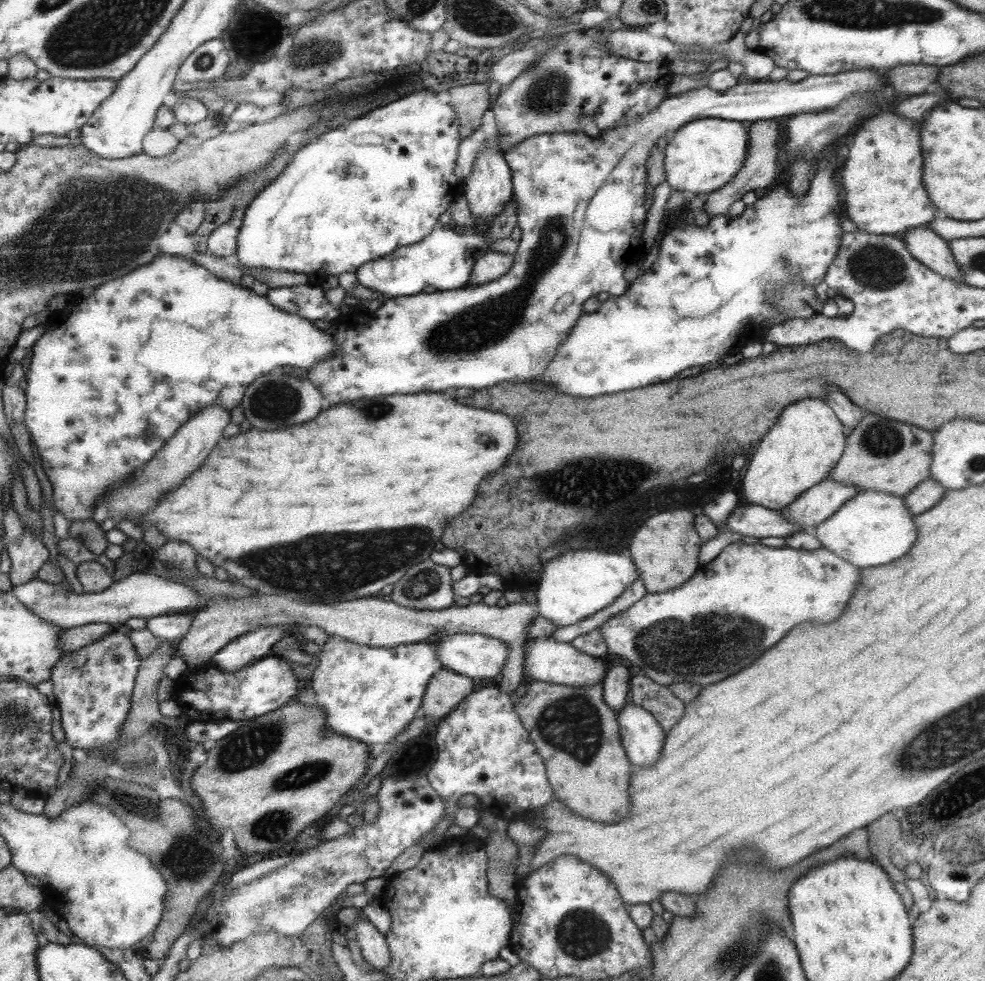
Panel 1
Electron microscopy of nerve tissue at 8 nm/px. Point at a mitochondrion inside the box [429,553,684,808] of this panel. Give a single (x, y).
(570, 723)

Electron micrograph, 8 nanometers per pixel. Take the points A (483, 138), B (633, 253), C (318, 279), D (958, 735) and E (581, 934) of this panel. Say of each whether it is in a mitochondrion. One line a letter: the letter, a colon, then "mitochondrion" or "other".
A: other
B: other
C: other
D: mitochondrion
E: mitochondrion

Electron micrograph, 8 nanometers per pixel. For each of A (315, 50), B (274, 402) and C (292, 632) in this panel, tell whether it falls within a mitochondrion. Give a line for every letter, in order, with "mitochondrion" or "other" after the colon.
A: mitochondrion
B: mitochondrion
C: other

